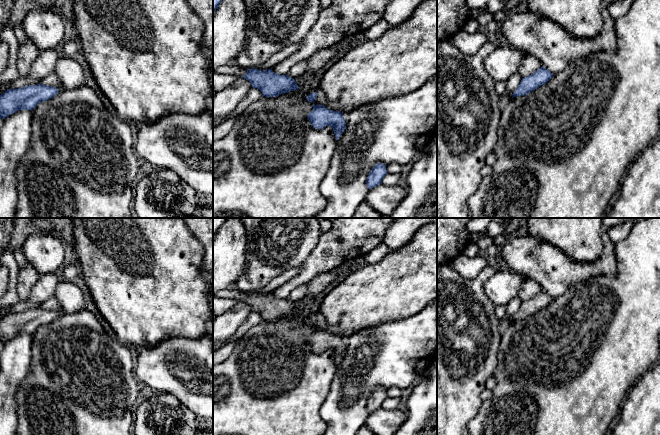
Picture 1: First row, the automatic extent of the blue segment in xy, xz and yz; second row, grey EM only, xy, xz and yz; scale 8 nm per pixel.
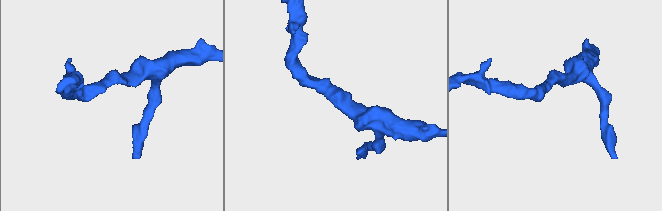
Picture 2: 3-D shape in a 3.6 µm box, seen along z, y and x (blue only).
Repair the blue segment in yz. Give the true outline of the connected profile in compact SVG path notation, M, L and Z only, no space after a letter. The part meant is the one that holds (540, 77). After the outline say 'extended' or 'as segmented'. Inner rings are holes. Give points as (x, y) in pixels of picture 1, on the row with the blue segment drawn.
M542 66L531 75L522 78L520 84L512 94L512 98L529 94L540 86L546 84L552 77L553 74Z; as segmented

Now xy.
M41 83L18 89L8 89L0 95L0 118L5 119L18 110L32 111L39 103L51 99L58 93L56 87Z; as segmented

